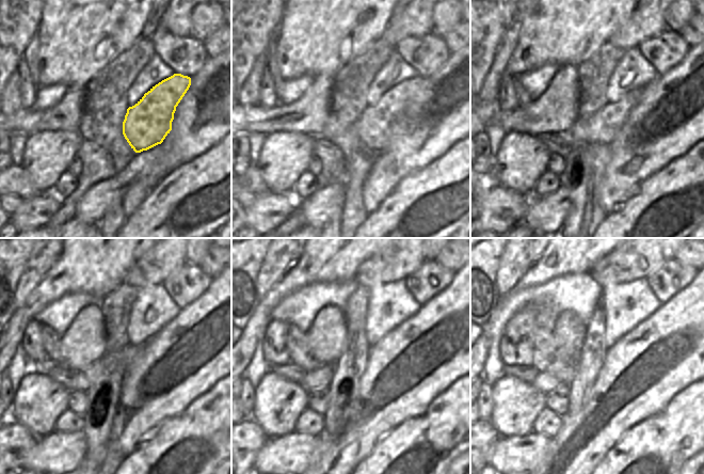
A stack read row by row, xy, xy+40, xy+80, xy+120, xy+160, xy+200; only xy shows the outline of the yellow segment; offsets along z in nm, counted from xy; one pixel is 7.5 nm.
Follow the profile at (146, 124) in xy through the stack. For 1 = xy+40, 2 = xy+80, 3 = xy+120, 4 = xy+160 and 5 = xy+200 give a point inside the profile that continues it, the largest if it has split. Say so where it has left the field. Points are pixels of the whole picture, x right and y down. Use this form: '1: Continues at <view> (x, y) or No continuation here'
1: Continues at xy+40 (373, 127)
2: Continues at xy+80 (602, 127)
3: Continues at xy+120 (84, 378)
4: Continues at xy+160 (322, 377)
5: Continues at xy+200 (545, 382).

